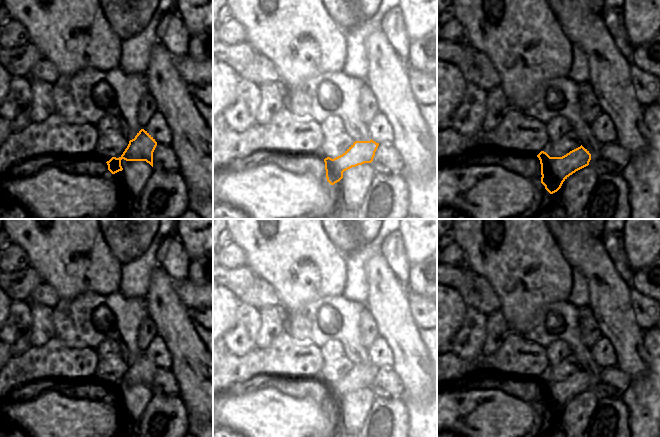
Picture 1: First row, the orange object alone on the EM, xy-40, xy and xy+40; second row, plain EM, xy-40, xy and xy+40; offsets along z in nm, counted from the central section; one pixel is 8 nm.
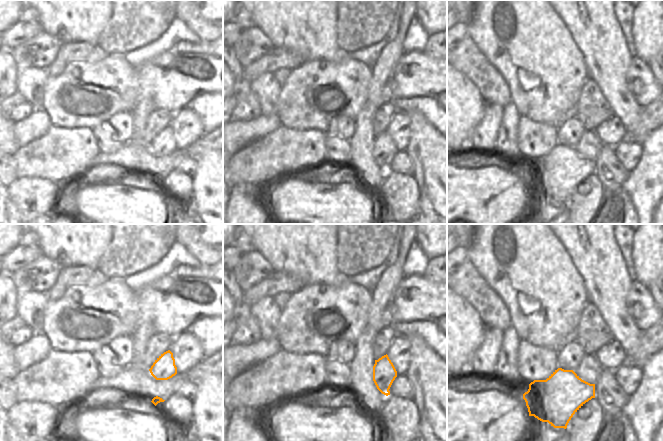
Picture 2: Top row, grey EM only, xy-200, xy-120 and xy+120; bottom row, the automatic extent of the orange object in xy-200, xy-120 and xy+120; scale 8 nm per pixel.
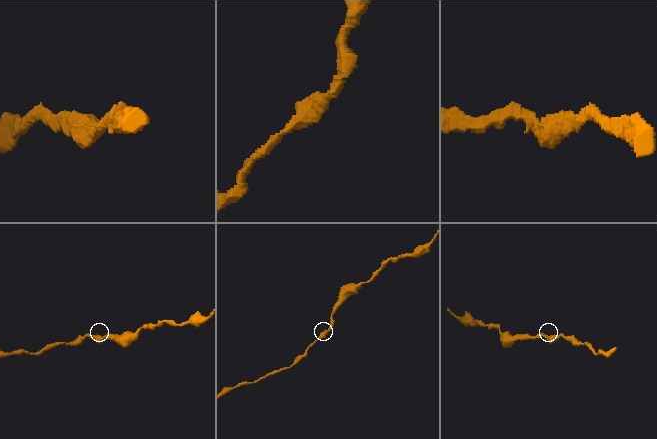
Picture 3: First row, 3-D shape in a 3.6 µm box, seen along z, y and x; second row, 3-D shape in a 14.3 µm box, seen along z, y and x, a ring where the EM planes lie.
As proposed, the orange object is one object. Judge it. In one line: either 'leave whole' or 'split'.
leave whole

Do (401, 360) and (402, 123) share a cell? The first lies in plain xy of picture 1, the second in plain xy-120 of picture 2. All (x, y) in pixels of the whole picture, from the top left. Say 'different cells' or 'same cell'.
different cells

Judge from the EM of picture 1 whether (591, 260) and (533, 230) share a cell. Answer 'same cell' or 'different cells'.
different cells

